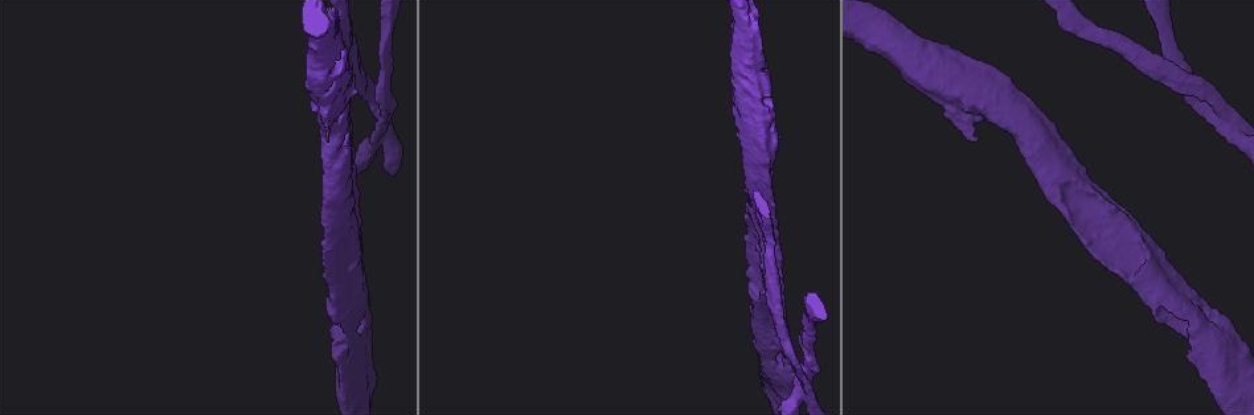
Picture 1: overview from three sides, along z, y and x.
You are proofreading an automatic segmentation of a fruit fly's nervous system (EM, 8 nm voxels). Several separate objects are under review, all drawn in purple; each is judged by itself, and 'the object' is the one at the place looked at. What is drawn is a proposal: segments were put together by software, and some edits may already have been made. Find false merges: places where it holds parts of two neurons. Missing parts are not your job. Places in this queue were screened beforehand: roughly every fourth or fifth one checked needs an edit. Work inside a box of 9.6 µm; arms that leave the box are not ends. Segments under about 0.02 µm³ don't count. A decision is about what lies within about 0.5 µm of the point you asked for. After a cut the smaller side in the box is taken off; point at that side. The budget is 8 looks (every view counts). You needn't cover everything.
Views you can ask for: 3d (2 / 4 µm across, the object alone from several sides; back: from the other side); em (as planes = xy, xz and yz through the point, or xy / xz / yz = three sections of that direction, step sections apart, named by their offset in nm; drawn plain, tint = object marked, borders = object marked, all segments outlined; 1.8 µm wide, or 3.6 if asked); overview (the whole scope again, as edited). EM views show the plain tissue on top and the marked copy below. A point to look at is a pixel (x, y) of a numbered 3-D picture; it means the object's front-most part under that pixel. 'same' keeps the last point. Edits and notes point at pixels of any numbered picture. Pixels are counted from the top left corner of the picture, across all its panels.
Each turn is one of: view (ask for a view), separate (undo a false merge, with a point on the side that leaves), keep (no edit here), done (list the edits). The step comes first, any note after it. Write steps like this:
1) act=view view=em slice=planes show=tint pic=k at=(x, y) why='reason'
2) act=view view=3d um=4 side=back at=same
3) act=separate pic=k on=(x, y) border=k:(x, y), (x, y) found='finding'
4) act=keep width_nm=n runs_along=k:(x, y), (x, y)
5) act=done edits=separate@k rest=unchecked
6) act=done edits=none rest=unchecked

act=view view=3d um=4 pic=1 at=(1098, 250) why='closes a loop'

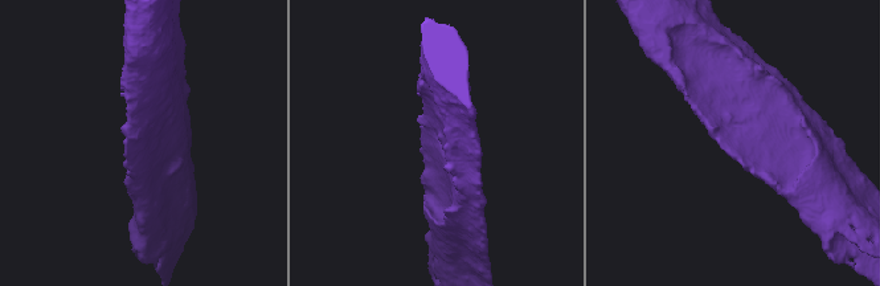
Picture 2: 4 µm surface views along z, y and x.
act=view view=em slice=yz step=16 show=tint pic=2 at=(430, 137)

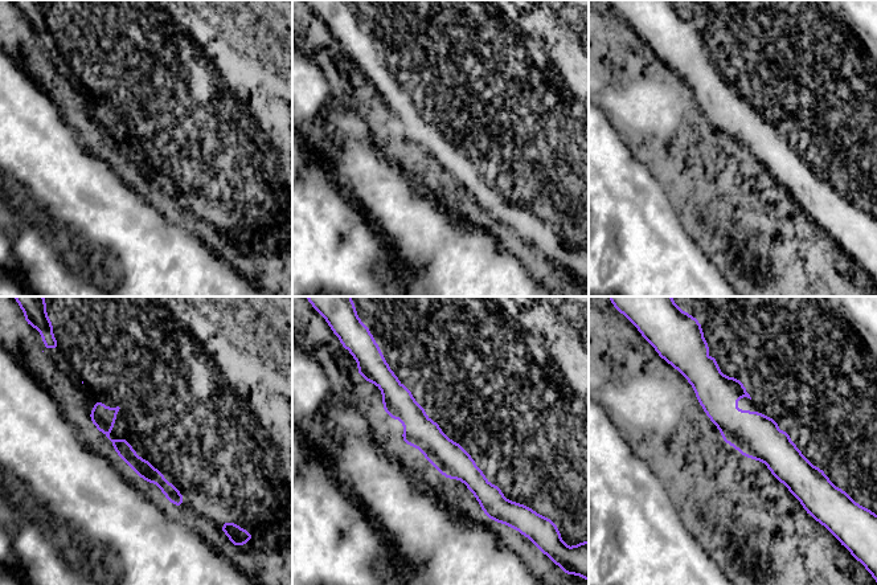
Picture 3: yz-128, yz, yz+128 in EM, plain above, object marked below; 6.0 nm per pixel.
act=keep runs_along=3:(390, 384), (491, 506) found='continuous, no second neuron'

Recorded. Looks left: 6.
act=view view=3d um=4 pic=1 at=(749, 118) why='calibre changes'

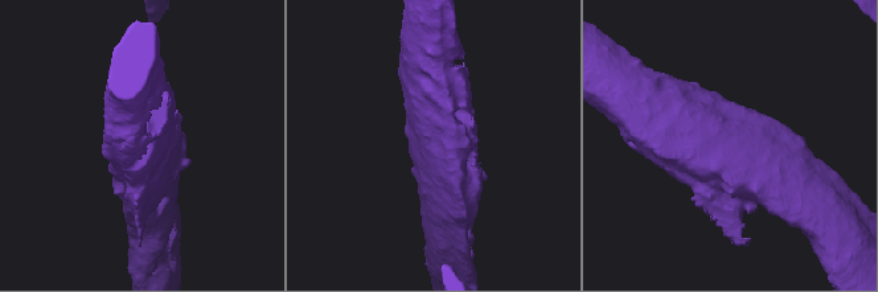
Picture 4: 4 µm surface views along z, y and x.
act=view view=em um=3.6 slice=xz step=8 show=tint pic=4 at=(732, 159)

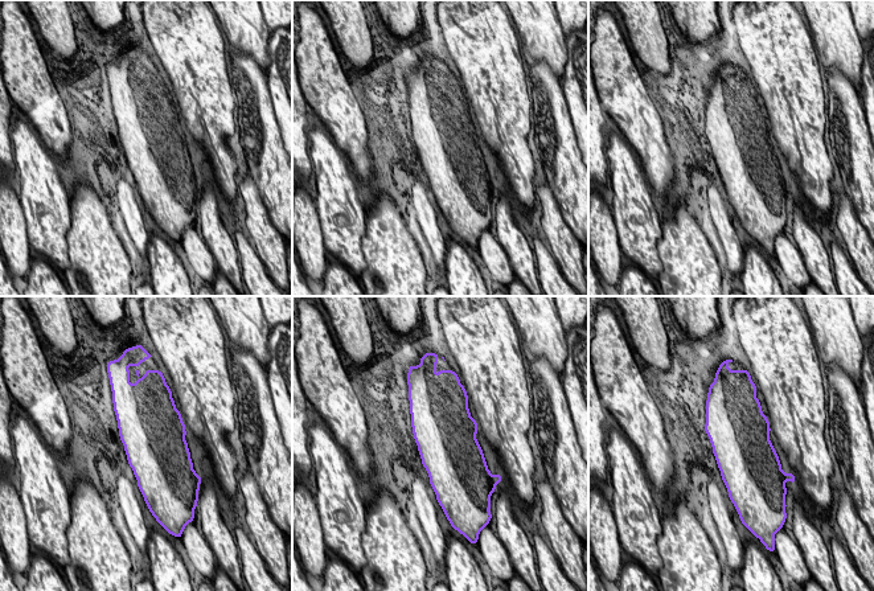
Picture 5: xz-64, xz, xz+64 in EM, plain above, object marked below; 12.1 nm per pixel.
act=keep width_nm=750 found='all the same neuron'

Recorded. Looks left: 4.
act=view view=3d um=4 pic=1 at=(766, 314) why='calibre changes'

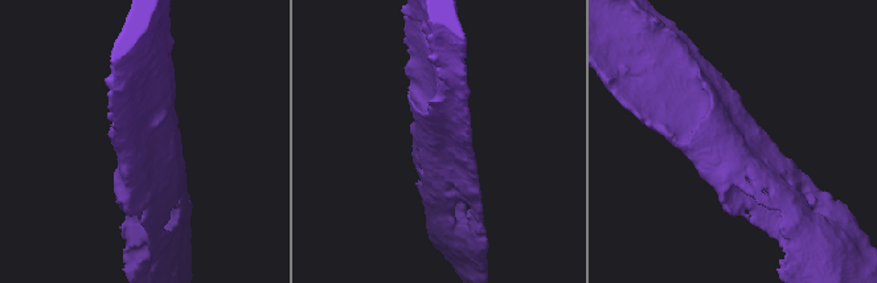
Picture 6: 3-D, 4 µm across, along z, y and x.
act=view view=em slice=planes show=tint pic=6 at=(736, 157) why='shape alone is not enough'

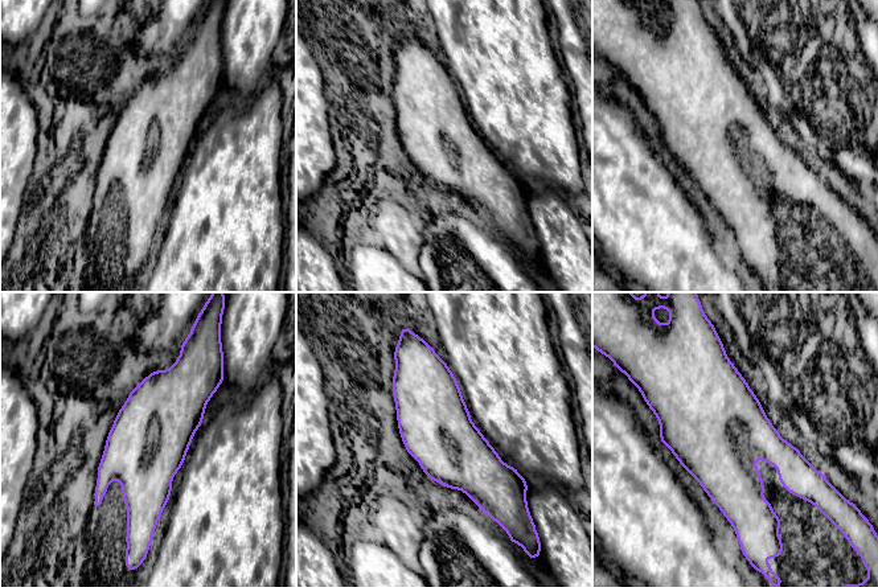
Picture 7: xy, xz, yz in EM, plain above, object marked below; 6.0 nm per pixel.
act=keep found='one neuron here'

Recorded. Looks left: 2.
act=done edits=none rest=unchecked

